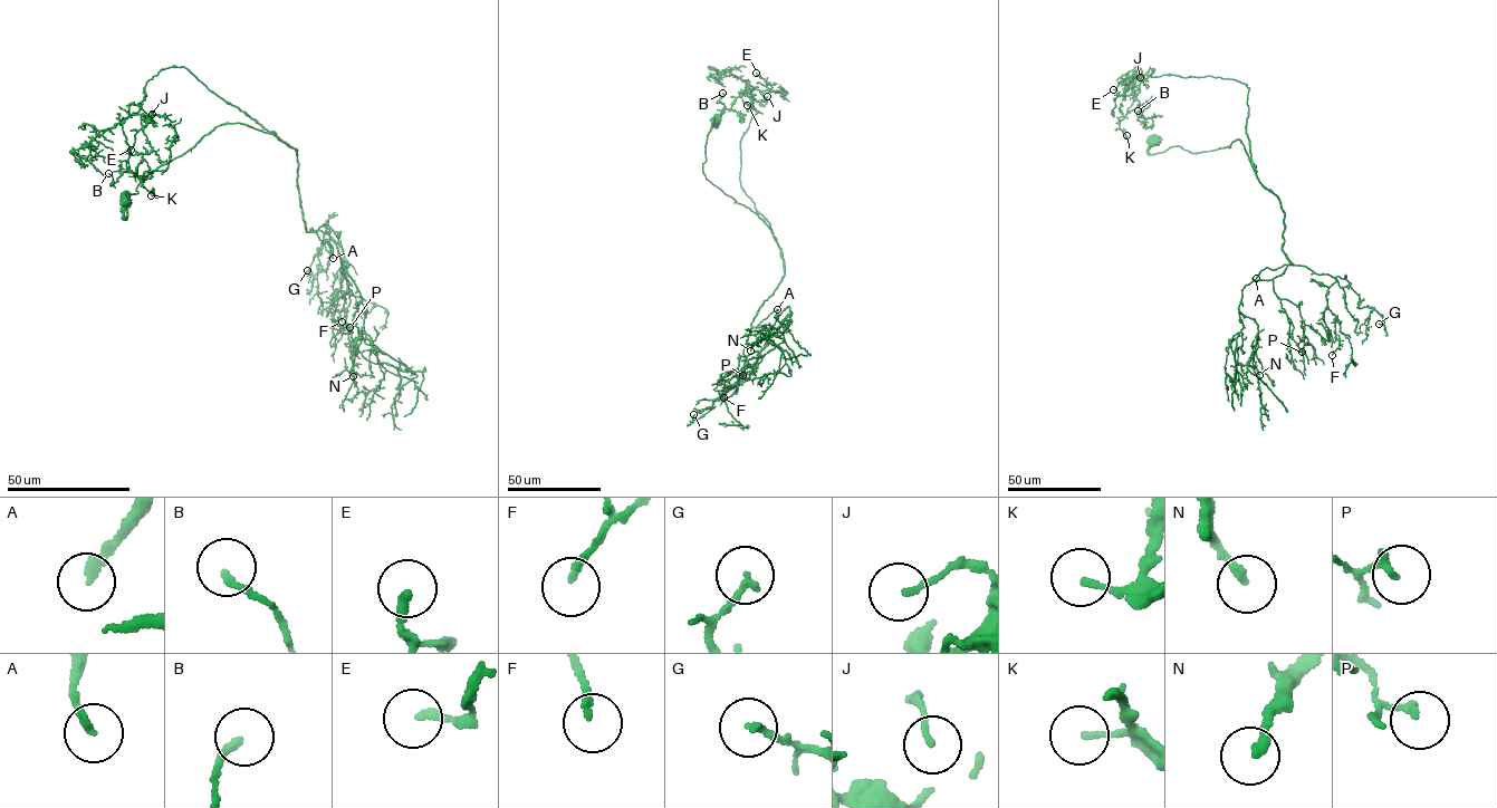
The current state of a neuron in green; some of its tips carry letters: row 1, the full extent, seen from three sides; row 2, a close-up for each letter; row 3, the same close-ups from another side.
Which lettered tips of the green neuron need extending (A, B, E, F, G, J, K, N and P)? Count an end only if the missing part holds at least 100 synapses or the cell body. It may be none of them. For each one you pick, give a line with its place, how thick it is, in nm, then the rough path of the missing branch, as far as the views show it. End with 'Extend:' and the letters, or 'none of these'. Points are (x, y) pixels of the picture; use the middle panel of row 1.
A: (777, 309) | 190 nm | (777, 309), (766, 338), (757, 346), (777, 388), (767, 396), (771, 403), (759, 396)
Extend: A

